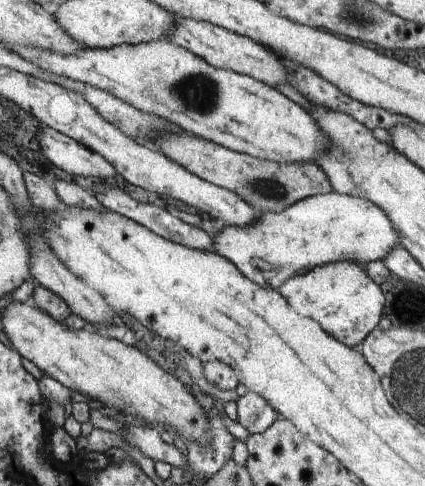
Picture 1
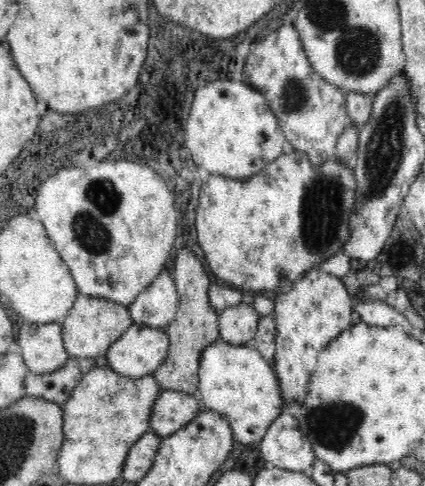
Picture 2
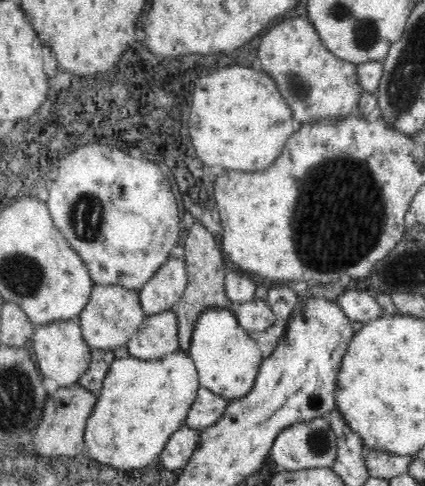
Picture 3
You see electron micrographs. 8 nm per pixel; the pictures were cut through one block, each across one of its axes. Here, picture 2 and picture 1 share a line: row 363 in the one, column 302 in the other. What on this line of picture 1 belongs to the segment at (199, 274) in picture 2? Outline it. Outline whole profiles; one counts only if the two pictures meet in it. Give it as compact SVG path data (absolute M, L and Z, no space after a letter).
M164 132L163 136L154 138L154 144L161 153L164 153L164 156L183 165L196 176L243 197L260 214L286 211L299 200L334 190L327 173L314 162L286 164L254 158L249 154L233 151L224 145L204 140L190 133Z

